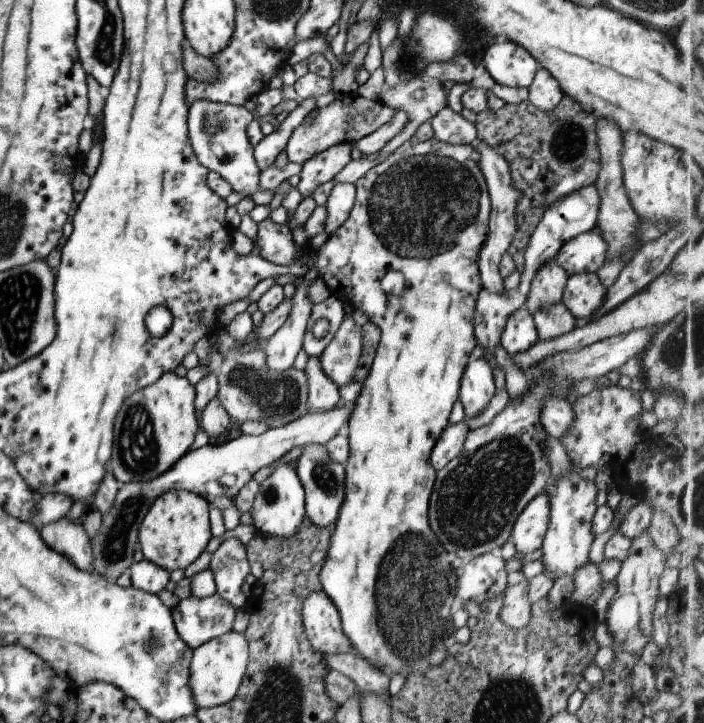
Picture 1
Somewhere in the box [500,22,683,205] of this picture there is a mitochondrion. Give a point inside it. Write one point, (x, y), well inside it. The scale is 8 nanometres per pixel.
(575, 131)

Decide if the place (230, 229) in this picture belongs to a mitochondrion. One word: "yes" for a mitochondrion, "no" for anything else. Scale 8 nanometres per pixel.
no

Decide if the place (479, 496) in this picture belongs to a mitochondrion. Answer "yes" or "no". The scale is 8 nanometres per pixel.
yes

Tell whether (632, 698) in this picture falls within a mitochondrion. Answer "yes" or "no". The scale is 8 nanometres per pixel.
no

